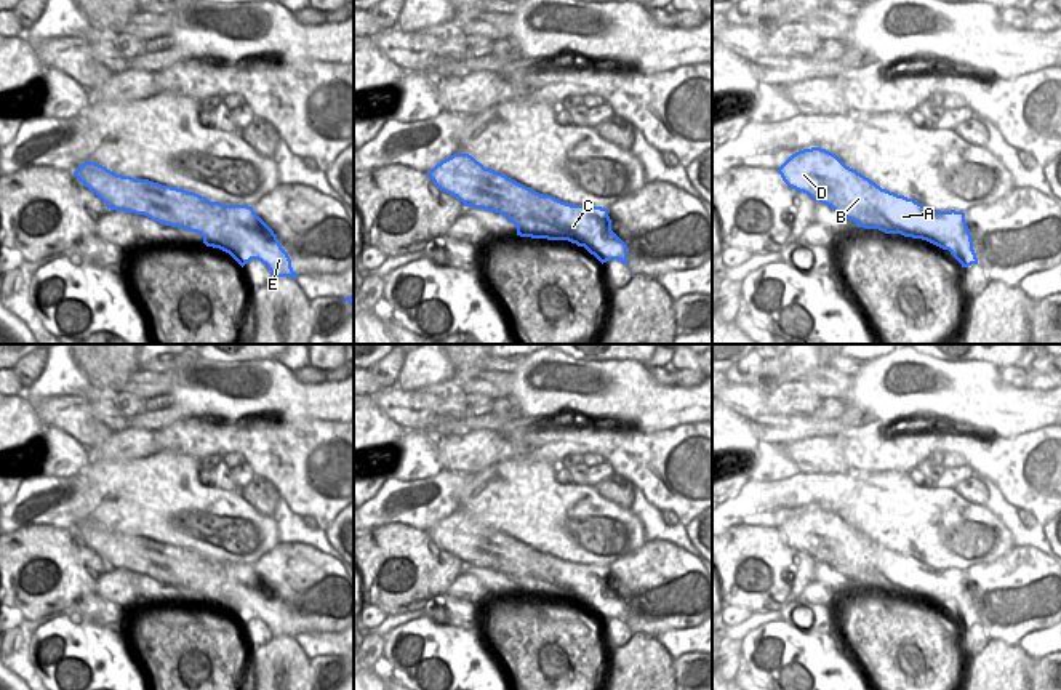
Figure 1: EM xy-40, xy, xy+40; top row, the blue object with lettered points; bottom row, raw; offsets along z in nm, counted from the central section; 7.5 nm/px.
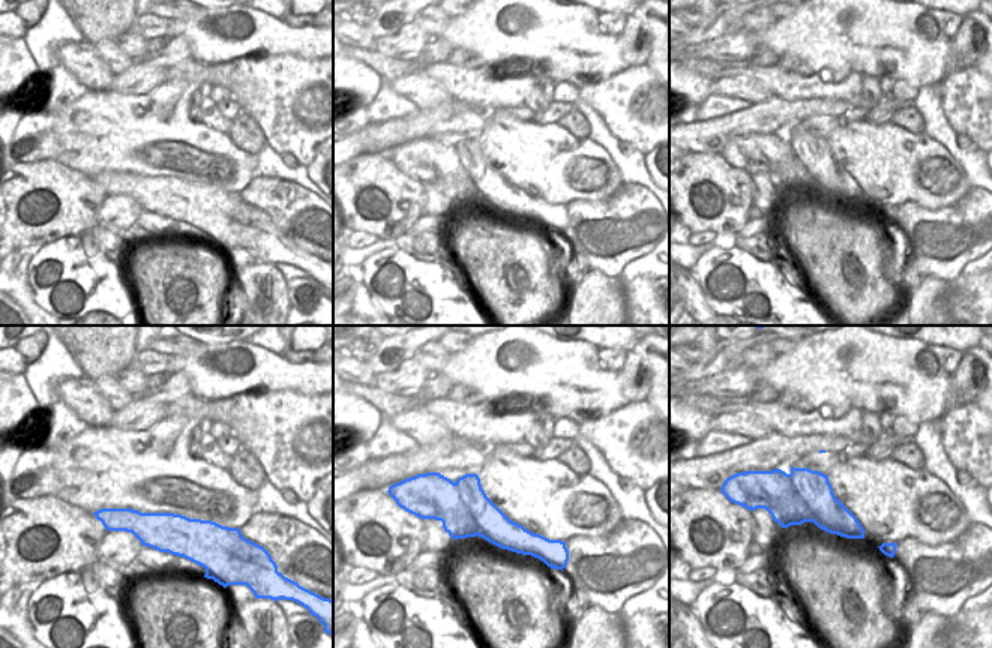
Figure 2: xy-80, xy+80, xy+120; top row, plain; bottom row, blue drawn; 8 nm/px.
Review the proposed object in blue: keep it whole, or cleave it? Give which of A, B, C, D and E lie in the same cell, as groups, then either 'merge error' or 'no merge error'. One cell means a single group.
groups A / B C D E; merge error

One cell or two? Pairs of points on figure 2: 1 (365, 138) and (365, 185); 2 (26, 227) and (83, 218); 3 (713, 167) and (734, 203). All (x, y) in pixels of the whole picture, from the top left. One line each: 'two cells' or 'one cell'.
1: two cells
2: one cell
3: one cell

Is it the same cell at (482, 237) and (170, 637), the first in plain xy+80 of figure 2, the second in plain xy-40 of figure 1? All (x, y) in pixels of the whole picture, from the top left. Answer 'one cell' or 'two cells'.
one cell

